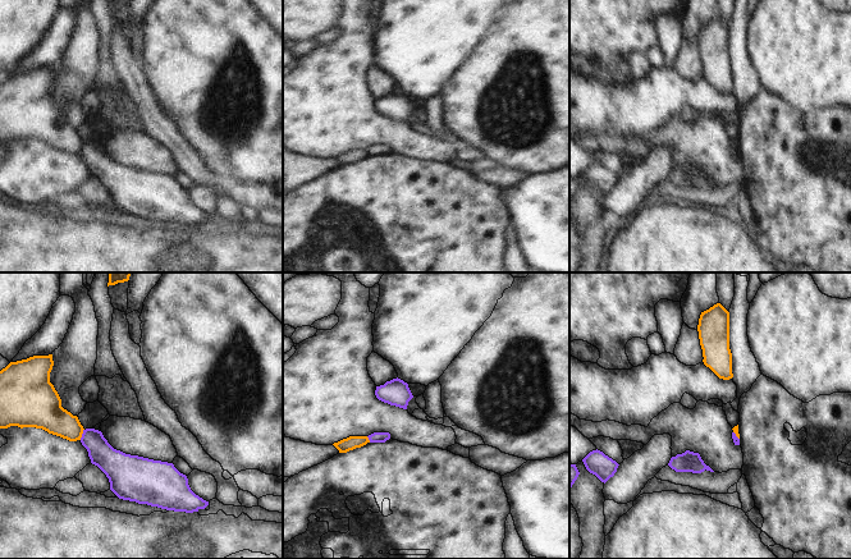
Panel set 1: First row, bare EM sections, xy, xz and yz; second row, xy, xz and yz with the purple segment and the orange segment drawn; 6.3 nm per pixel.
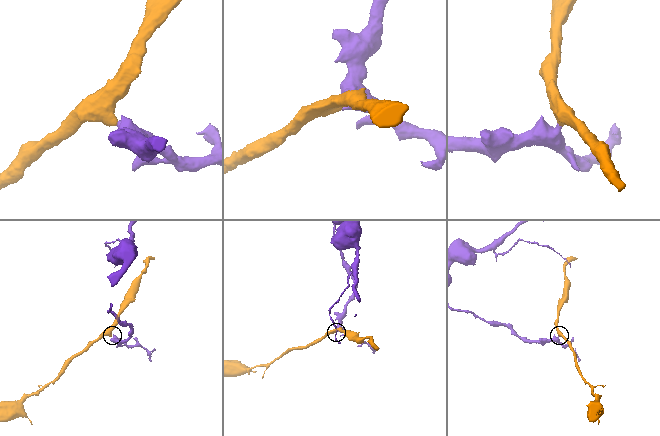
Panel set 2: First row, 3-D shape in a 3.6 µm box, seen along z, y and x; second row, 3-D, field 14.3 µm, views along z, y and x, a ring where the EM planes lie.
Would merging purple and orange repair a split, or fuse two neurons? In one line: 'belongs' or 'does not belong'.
does not belong

